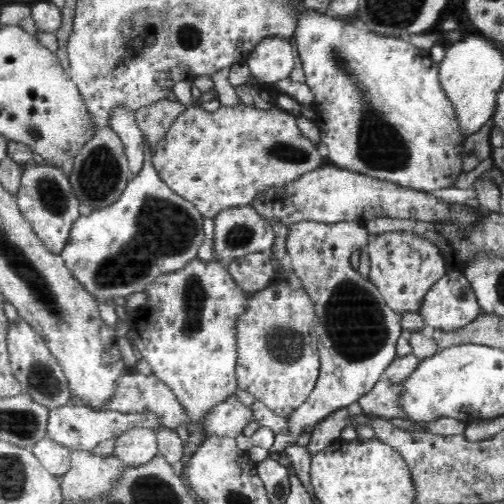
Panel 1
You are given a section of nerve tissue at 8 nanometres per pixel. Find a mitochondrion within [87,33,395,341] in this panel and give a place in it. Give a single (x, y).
(163, 228)

